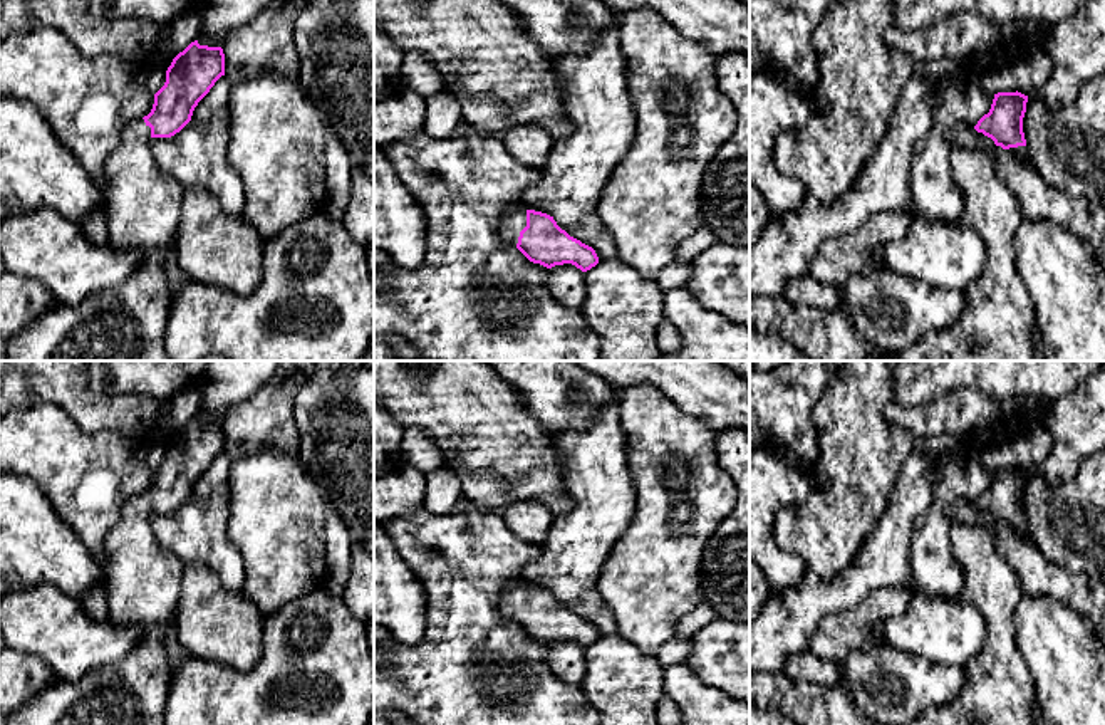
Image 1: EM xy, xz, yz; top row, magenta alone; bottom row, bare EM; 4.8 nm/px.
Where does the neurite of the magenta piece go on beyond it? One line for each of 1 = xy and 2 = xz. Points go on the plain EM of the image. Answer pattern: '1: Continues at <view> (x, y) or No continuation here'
1: Continues at xy (143, 581)
2: Continues at xz (513, 596)

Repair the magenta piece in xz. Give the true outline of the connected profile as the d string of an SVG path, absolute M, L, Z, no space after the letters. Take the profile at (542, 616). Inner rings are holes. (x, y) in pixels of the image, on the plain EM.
M508 581L500 597L500 614L516 623L530 638L547 644L572 639L582 648L599 639L595 626L562 606L553 592Z

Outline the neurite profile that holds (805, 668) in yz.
M810 651L788 656L780 671L795 683L807 686L837 690L842 681L842 668L838 663L823 661Z

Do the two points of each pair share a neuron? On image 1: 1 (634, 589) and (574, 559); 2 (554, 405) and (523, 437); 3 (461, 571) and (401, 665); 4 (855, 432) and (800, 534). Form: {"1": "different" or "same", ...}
{"1": "different", "2": "different", "3": "same", "4": "same"}

